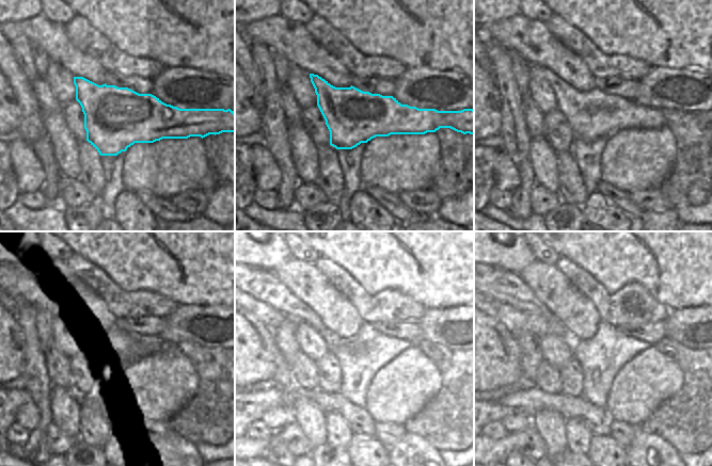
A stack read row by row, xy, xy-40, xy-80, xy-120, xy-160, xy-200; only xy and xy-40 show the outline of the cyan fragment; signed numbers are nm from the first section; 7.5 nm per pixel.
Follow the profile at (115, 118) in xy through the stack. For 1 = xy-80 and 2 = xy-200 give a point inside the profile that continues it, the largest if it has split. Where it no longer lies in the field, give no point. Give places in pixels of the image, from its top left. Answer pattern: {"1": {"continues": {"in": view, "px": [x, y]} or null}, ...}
{"1": {"continues": {"in": "xy-80", "px": [591, 114]}}, "2": {"continues": {"in": "xy-200", "px": [507, 287]}}}

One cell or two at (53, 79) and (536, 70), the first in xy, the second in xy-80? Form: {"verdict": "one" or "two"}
{"verdict": "two"}

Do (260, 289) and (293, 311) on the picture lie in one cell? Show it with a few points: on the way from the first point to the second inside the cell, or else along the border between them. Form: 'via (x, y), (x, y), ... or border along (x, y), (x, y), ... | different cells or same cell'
via (268, 289), (285, 304) | same cell

